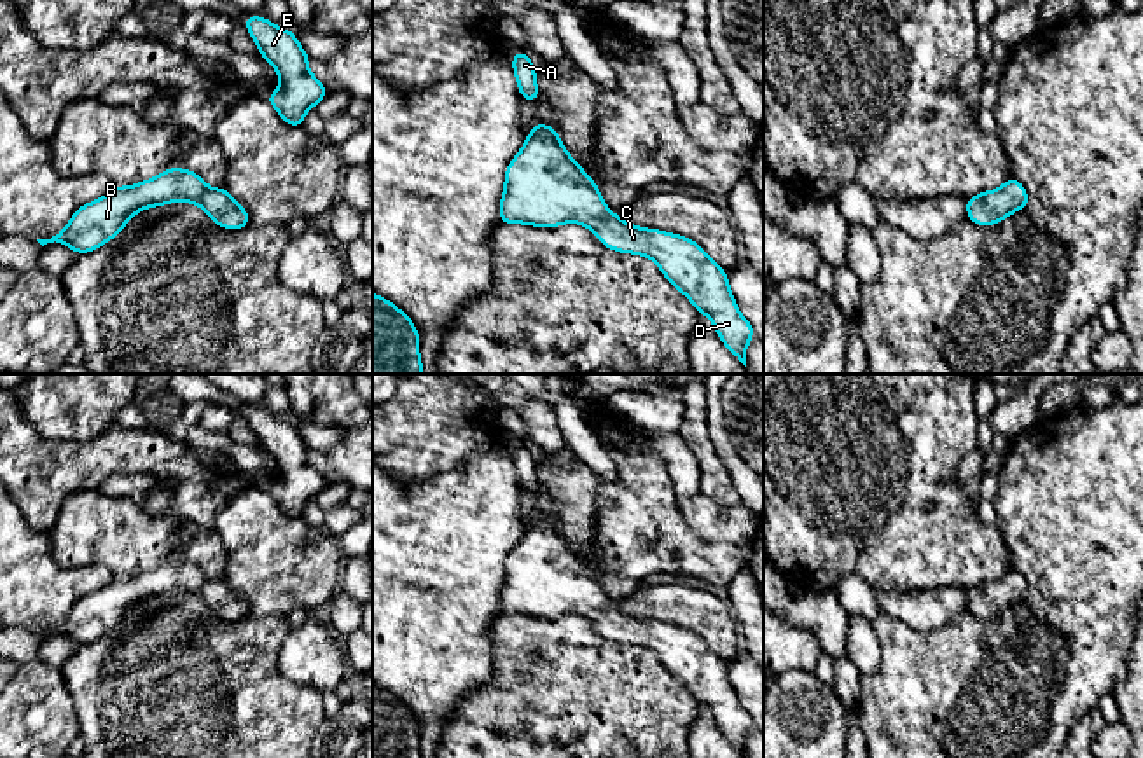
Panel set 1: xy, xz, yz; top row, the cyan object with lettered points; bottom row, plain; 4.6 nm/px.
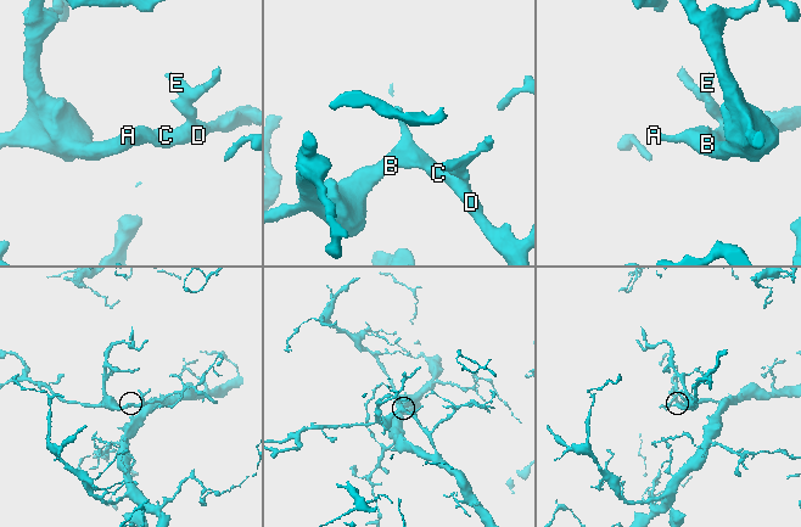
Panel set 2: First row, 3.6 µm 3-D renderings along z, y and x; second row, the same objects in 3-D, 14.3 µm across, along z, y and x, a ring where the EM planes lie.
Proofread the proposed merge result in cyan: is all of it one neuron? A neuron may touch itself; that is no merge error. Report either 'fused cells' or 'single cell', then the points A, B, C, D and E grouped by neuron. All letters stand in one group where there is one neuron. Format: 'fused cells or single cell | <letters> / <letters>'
single cell | A B C D E

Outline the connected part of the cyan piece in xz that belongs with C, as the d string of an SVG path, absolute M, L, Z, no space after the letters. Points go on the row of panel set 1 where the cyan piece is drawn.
M537 122L523 148L505 169L500 224L558 227L568 222L585 225L610 250L652 258L668 281L694 304L697 313L713 321L720 341L746 367L746 346L755 332L738 309L725 271L696 241L659 229L641 229L626 224L619 213L612 213L596 182L566 152L556 129Z

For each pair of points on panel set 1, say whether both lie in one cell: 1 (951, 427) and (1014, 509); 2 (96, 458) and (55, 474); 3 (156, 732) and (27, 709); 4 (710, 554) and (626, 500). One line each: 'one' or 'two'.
1: two
2: one
3: two
4: one

